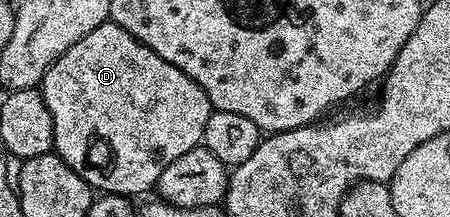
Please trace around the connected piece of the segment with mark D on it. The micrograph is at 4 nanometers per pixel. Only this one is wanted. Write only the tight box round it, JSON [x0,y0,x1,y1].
[39,21,214,197]

